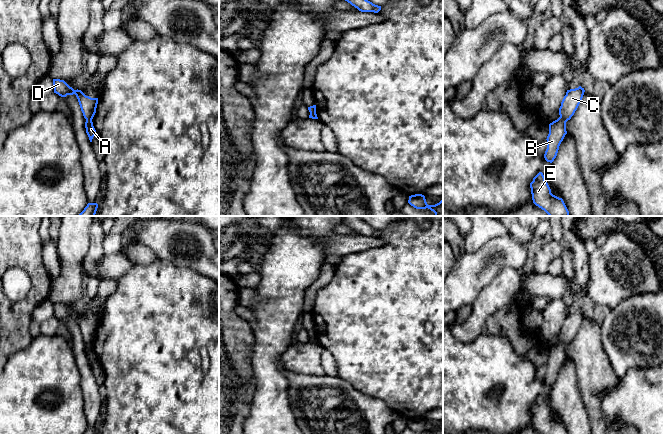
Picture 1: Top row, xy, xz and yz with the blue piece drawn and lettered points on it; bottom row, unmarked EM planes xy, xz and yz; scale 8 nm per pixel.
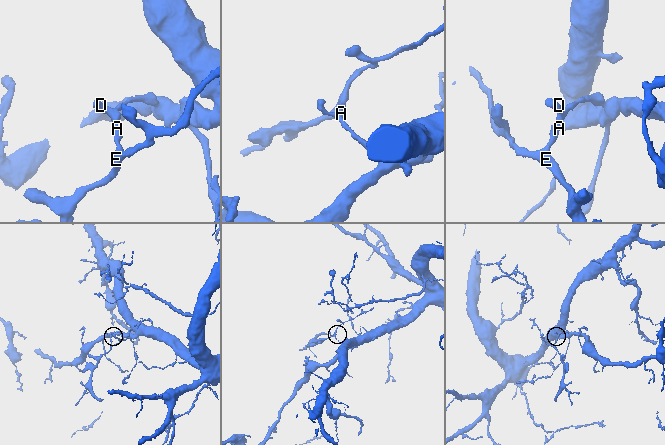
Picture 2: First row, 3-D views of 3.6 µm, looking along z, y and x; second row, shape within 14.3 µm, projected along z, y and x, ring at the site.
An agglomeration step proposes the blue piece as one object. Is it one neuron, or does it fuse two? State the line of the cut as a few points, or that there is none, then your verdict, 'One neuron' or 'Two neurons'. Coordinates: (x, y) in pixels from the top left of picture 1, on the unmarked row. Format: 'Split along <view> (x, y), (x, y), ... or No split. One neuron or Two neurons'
Split along yz (560, 340), (566, 345). Two neurons

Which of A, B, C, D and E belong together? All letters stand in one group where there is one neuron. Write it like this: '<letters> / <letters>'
A B E / C D

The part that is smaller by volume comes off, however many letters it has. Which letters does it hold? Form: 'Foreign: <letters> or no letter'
Foreign: A, B, E

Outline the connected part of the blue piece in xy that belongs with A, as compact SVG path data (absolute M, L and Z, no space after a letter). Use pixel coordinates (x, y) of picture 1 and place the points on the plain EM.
M87 343L86 344L85 352L86 352L86 357L89 361L89 364L90 364L90 366L92 366L93 361L97 359L96 354L93 350L92 343Z

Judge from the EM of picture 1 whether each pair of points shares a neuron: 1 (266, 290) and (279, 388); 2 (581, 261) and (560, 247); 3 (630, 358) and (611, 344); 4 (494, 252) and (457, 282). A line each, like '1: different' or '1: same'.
1: same
2: same
3: same
4: same

